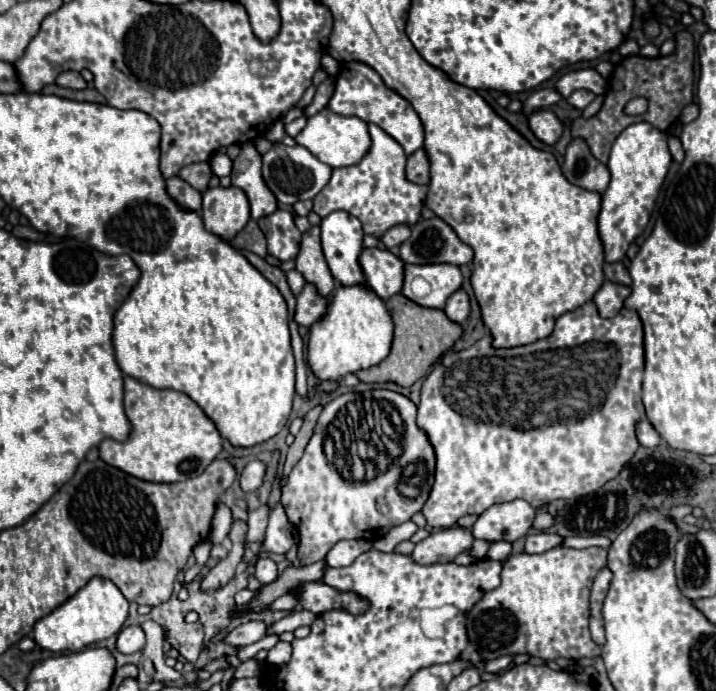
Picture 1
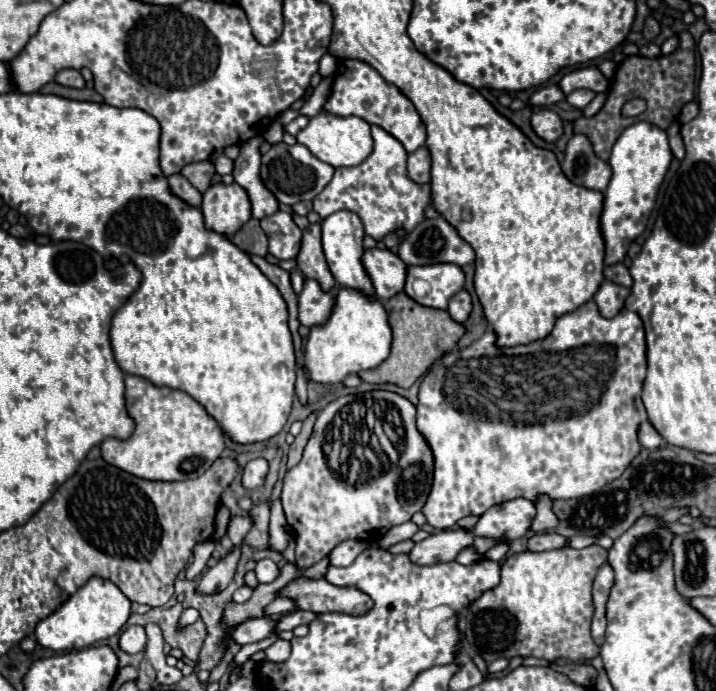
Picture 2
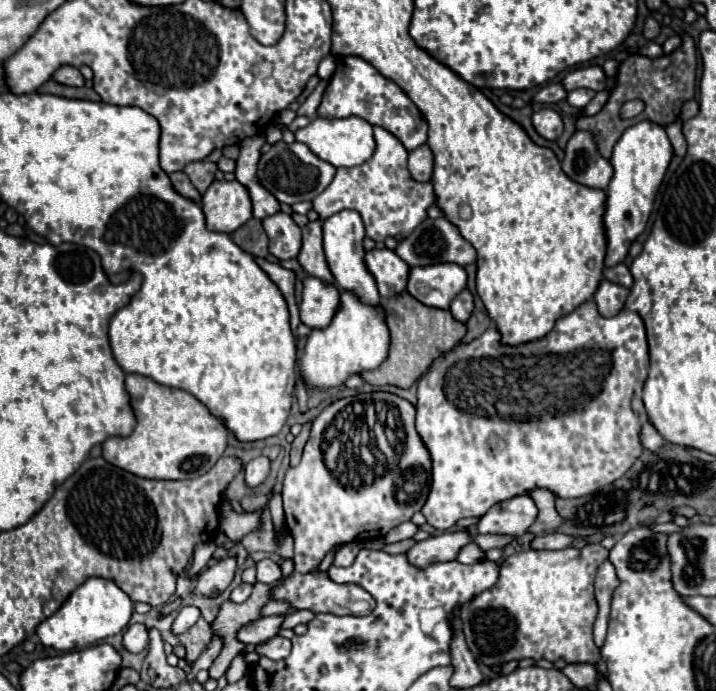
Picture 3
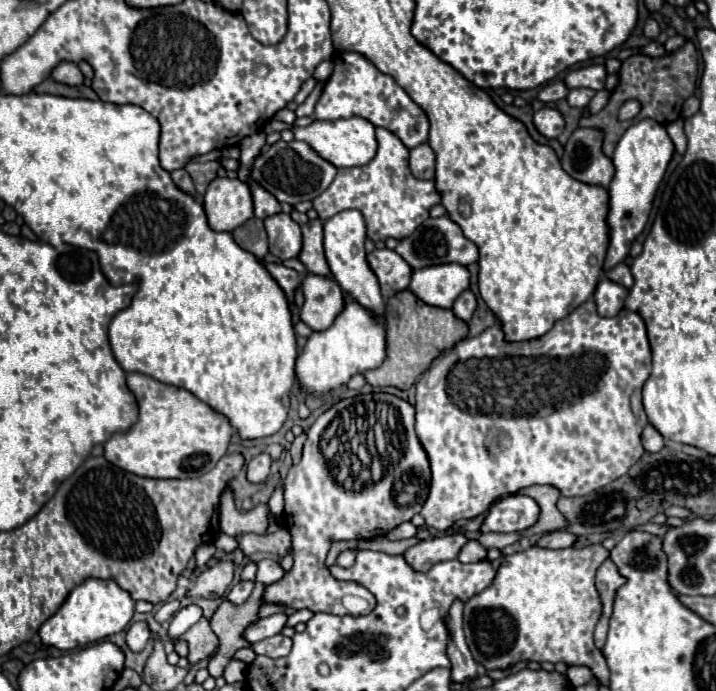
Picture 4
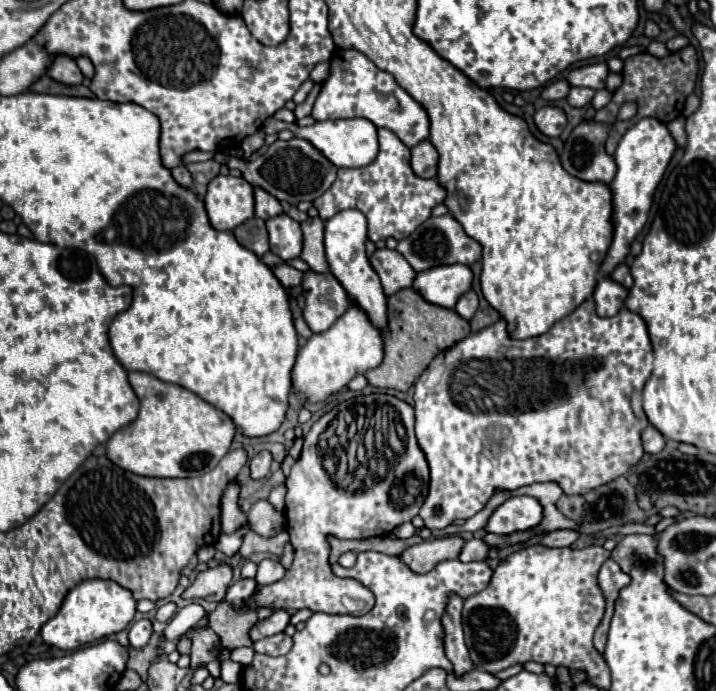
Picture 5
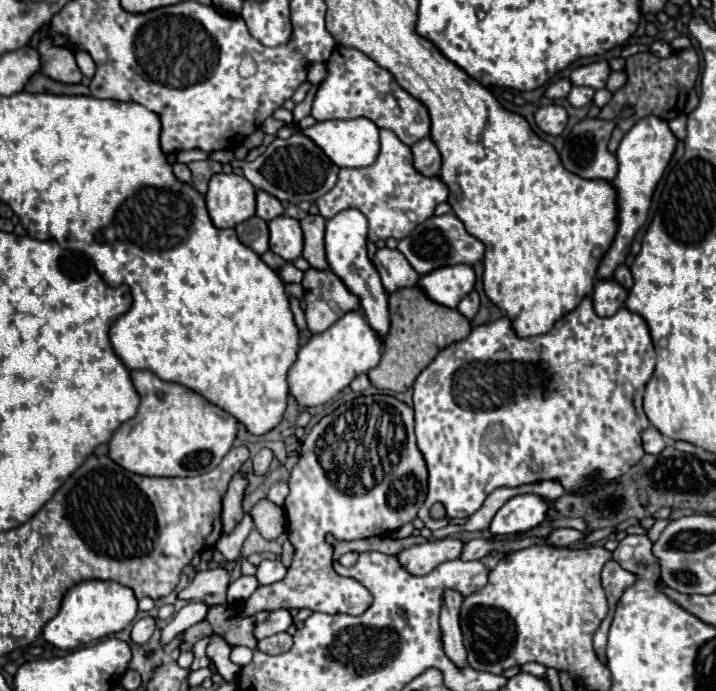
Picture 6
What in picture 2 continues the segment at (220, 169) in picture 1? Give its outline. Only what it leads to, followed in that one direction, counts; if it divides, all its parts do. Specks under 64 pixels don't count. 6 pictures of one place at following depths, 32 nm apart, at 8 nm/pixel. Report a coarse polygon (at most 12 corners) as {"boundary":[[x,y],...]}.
{"boundary":[[224,154],[214,160],[214,168],[220,176],[232,172],[232,162]]}

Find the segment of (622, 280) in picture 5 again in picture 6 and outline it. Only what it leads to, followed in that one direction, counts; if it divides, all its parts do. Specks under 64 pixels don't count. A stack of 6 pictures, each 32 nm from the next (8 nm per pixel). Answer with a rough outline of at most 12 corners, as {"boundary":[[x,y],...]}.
{"boundary":[[626,264],[618,266],[614,280],[626,290],[632,288],[632,274]]}

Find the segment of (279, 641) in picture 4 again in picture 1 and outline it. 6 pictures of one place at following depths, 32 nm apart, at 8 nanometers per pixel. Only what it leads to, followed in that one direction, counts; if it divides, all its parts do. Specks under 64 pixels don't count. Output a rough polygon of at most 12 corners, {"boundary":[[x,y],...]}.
{"boundary":[[278,642],[268,652],[268,664],[284,666],[292,658],[292,646]]}

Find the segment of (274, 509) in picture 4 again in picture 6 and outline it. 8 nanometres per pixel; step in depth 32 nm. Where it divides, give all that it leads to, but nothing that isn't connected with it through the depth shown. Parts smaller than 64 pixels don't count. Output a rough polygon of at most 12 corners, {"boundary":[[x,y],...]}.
{"boundary":[[278,482],[270,488],[268,500],[282,506],[288,484]]}

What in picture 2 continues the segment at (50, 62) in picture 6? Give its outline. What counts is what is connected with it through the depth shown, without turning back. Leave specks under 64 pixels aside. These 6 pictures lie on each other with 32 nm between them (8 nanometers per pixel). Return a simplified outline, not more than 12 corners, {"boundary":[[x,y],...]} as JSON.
{"boundary":[[62,70],[56,82],[68,88],[84,88],[78,70]]}

